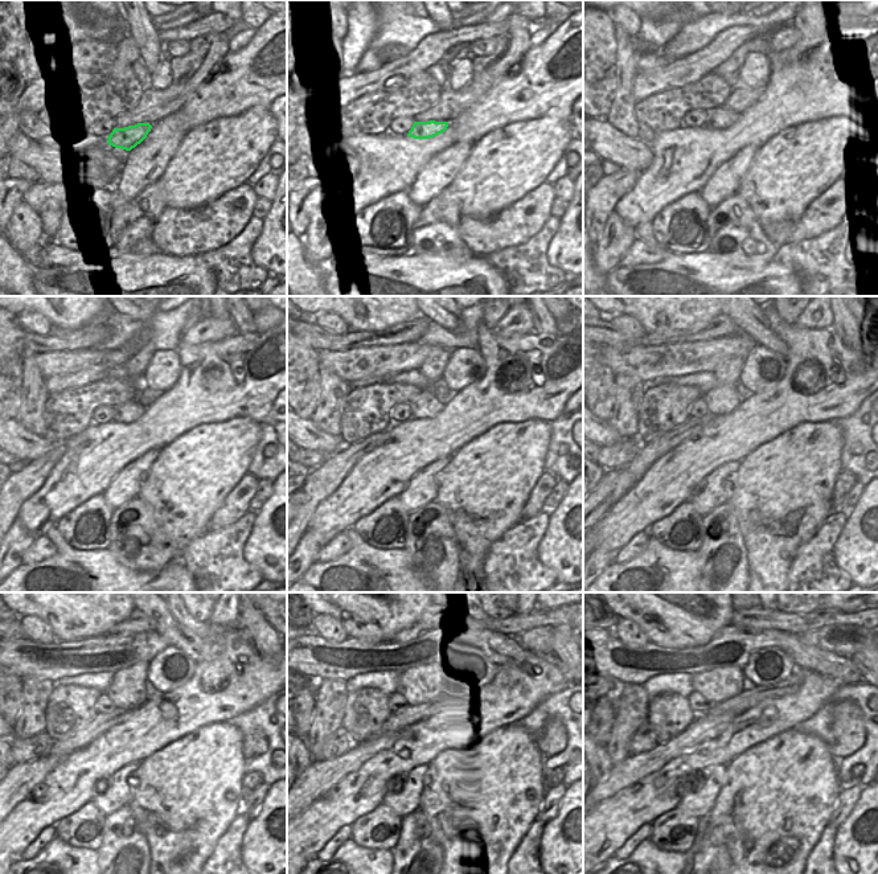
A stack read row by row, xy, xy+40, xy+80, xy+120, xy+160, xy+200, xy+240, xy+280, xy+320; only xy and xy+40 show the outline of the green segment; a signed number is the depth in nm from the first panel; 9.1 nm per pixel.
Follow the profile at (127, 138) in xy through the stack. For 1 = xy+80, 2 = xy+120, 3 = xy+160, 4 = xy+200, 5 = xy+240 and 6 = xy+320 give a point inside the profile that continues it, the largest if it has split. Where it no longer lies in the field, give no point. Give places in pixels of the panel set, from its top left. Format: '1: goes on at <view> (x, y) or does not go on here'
1: goes on at xy+80 (719, 118)
2: goes on at xy+120 (130, 411)
3: goes on at xy+160 (426, 405)
4: goes on at xy+200 (721, 399)
5: goes on at xy+240 (127, 690)
6: goes on at xy+320 (717, 685)

